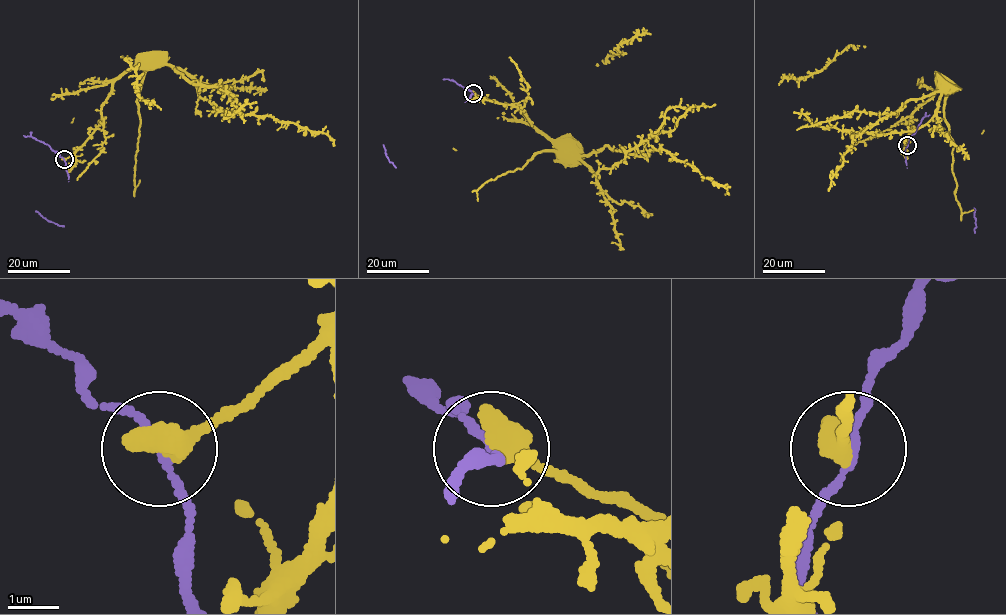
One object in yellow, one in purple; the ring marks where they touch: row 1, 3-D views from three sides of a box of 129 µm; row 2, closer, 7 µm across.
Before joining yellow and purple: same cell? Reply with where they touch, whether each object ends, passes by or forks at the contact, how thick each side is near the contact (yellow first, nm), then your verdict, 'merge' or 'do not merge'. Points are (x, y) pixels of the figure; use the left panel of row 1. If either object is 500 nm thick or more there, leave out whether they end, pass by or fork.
at (64, 159); 550 nm thick on the yellow side, 150 nm on the other; merge

